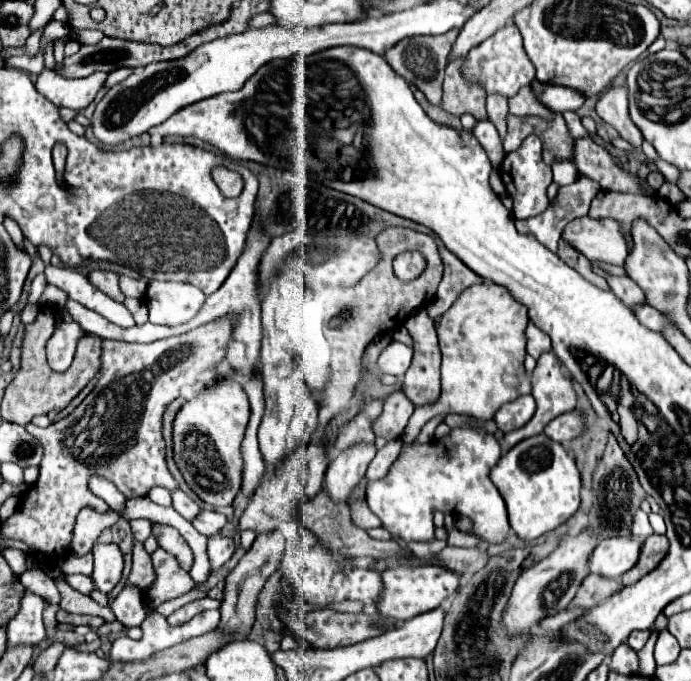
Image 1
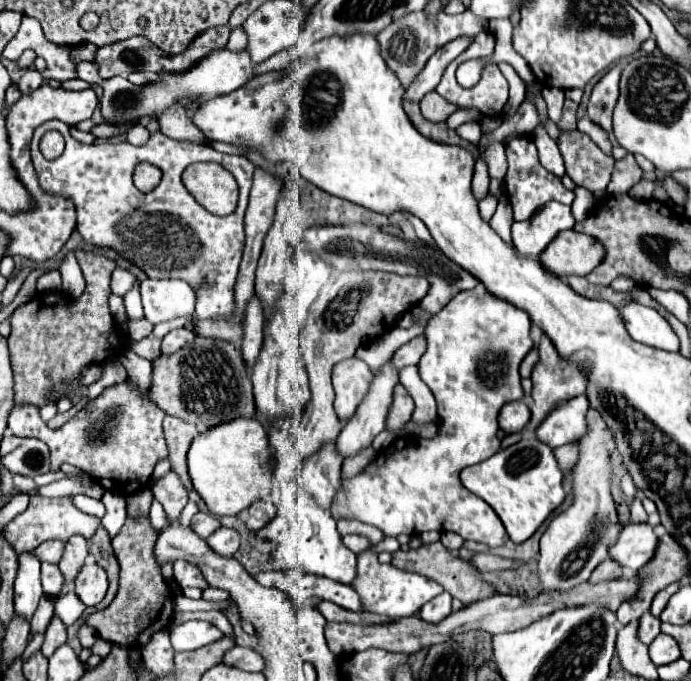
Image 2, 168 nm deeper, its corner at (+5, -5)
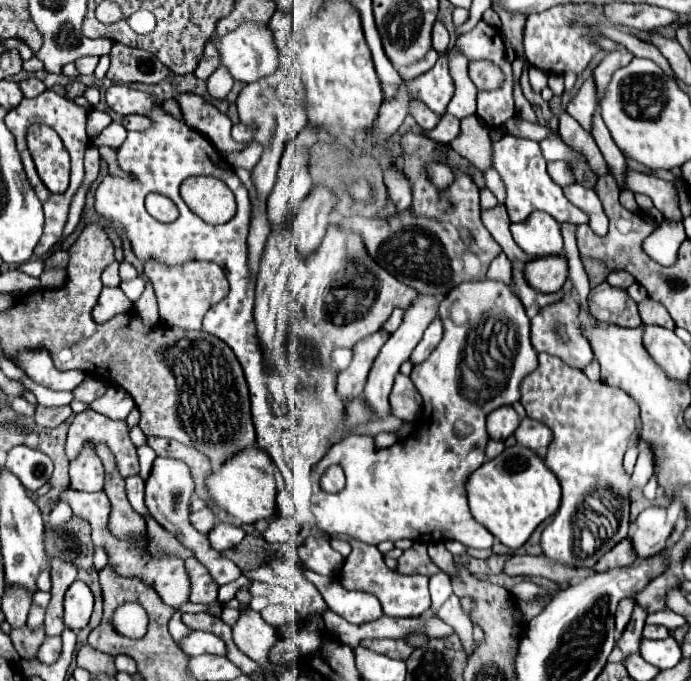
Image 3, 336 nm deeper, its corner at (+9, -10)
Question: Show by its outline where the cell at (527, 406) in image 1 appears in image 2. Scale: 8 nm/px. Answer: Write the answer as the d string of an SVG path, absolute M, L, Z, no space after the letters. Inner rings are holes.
M524 401L506 403L498 415L498 423L504 433L518 433L526 427L528 421L530 421L530 409Z

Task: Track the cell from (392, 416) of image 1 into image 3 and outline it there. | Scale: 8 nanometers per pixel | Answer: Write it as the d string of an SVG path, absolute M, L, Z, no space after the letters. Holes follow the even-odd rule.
M398 374L392 394L390 394L390 406L392 414L400 420L416 420L422 412L422 396L418 396L418 390L414 388L412 380L408 376Z

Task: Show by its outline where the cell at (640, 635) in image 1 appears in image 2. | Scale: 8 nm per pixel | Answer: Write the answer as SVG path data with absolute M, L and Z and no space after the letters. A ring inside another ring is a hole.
M646 611L642 617L640 617L640 637L642 637L642 643L644 645L650 645L654 637L658 637L660 633L660 619L654 617L650 611Z

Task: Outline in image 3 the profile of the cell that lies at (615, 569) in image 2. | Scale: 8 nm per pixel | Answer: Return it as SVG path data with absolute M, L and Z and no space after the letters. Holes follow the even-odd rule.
M622 540L610 552L606 552L606 556L602 556L602 560L598 560L598 564L594 566L594 572L606 572L606 570L612 570L612 568L624 568L624 566L632 564L634 558L636 556L634 556L632 544L628 540Z

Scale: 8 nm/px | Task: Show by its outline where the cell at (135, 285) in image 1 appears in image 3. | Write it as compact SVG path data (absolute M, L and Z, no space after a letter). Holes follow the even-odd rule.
M118 262L110 264L104 272L102 272L102 284L104 286L112 286L118 288L120 286L120 276L118 276Z

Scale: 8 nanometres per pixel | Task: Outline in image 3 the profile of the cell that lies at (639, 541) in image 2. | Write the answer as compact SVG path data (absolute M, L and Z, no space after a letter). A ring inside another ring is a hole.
M660 506L646 508L634 522L628 540L636 552L636 558L658 556L668 542L672 526L666 522L666 510Z

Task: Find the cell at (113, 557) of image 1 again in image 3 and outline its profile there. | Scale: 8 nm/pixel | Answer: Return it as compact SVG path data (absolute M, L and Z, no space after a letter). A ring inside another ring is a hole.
M76 580L68 590L64 598L64 624L72 630L80 630L88 624L90 614L94 608L94 594L90 592L90 586L82 580Z

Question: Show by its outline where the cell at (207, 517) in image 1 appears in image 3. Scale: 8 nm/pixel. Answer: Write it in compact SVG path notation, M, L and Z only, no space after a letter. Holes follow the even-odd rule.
M202 508L200 512L190 514L190 522L198 532L208 534L214 528L214 512L210 508Z

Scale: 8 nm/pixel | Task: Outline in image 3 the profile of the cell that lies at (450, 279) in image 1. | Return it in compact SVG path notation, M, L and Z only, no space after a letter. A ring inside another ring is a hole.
M388 166L386 168L386 172L384 172L384 184L386 184L390 200L394 202L394 206L398 208L398 212L410 210L410 202L412 202L410 184L402 176L402 172L400 172L398 166Z

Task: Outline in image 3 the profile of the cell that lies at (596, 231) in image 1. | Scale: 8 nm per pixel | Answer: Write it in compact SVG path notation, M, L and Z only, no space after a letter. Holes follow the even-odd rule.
M552 254L526 262L526 280L540 292L558 292L568 278L568 262L562 254Z

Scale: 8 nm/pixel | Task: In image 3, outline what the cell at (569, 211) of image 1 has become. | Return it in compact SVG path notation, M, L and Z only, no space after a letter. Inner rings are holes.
M532 212L524 222L510 224L514 242L528 256L546 256L562 252L560 224L546 212Z

